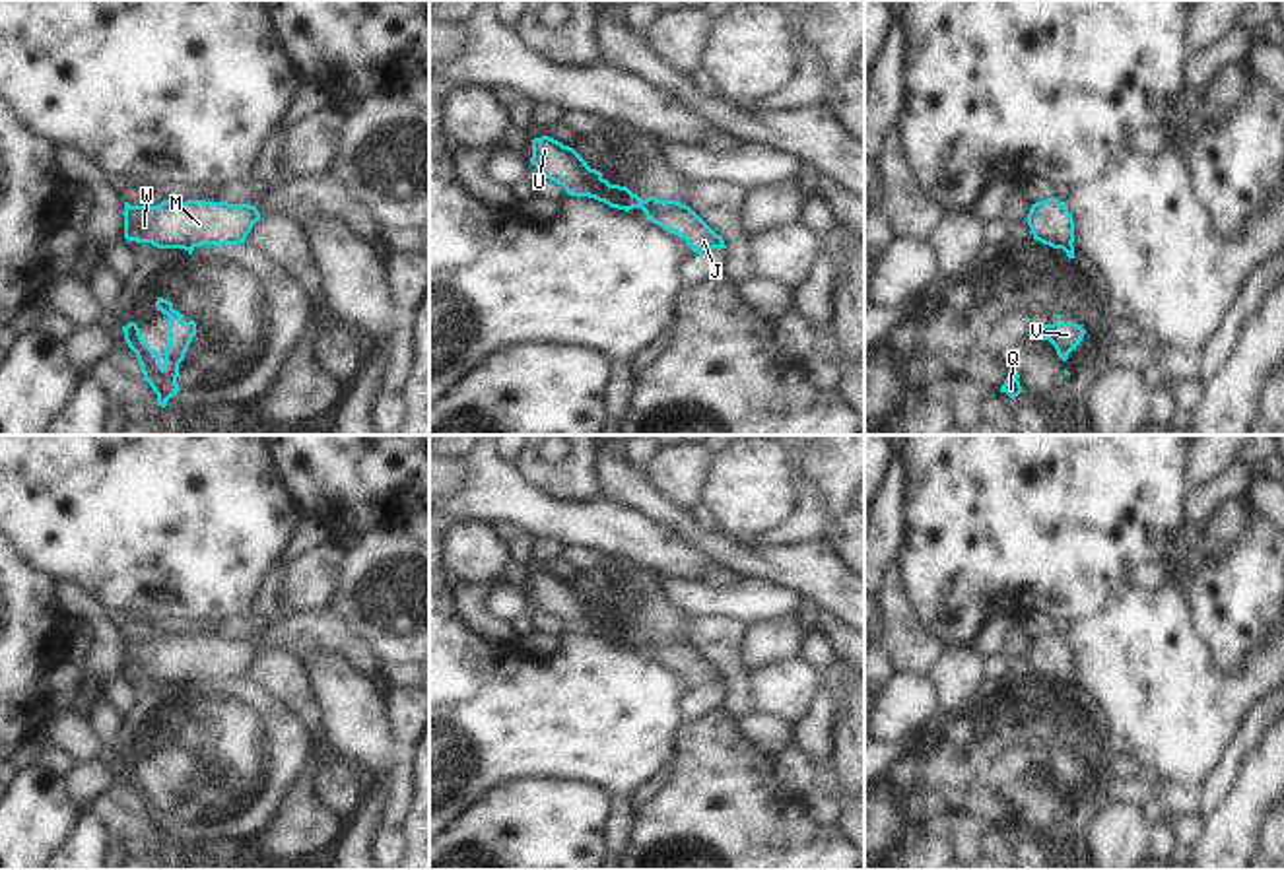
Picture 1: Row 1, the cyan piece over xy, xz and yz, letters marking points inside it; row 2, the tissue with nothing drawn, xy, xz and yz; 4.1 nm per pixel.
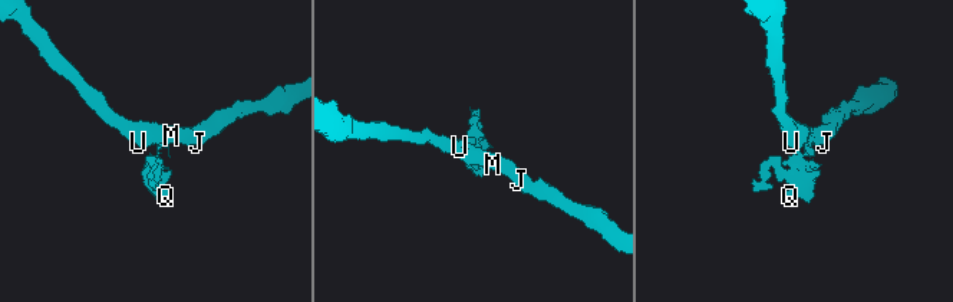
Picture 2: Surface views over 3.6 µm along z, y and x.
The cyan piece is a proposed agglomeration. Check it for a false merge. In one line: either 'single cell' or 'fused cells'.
fused cells

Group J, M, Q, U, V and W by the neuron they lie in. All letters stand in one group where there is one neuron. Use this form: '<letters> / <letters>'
J M U W / Q V

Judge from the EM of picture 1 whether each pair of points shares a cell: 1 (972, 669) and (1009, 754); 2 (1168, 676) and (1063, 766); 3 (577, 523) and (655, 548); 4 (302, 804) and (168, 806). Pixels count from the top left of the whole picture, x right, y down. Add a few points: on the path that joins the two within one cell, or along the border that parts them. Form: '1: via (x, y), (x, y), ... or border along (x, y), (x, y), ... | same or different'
1: border along (989, 674), (962, 711), (946, 713), (939, 707) | different
2: border along (1082, 688), (1106, 723), (1108, 748), (1112, 752) | different
3: via (597, 525), (622, 529), (636, 536) | same
4: border along (309, 766), (276, 820), (257, 837) | different

